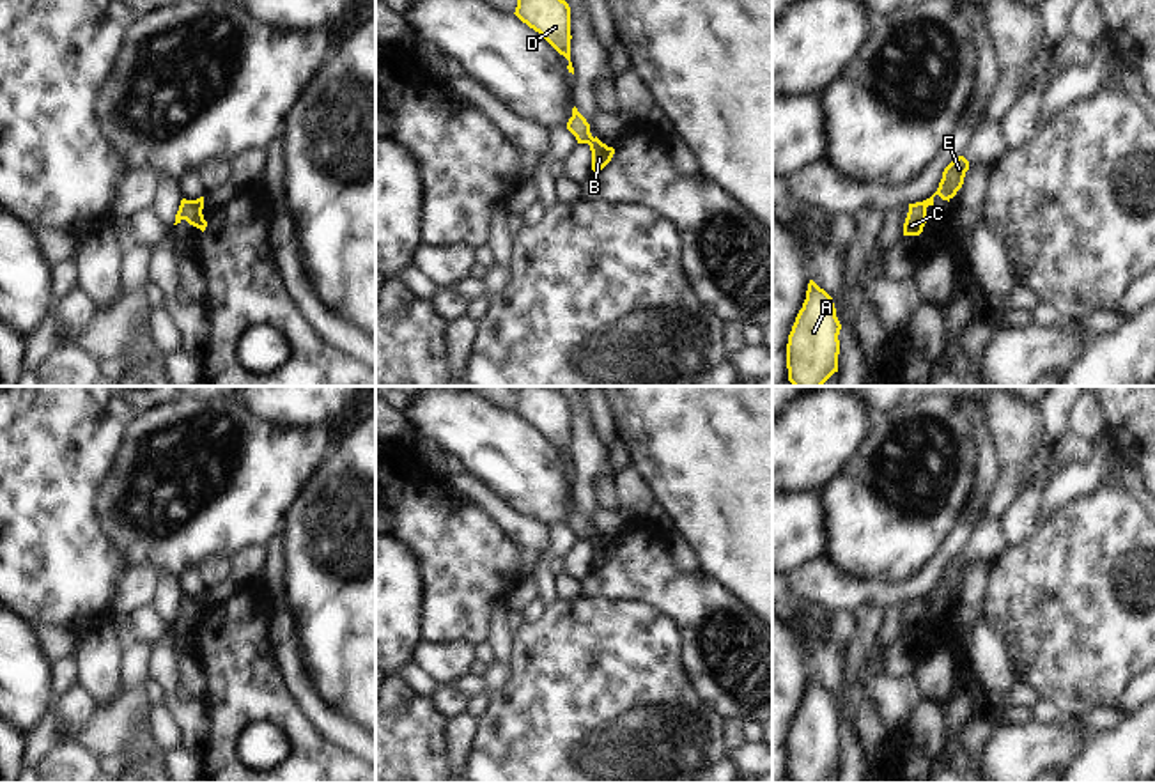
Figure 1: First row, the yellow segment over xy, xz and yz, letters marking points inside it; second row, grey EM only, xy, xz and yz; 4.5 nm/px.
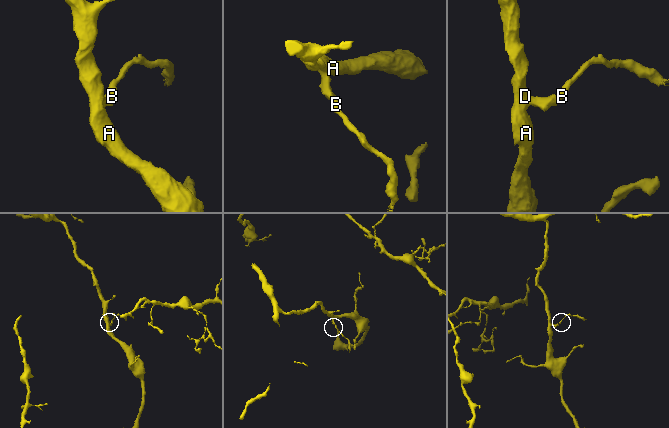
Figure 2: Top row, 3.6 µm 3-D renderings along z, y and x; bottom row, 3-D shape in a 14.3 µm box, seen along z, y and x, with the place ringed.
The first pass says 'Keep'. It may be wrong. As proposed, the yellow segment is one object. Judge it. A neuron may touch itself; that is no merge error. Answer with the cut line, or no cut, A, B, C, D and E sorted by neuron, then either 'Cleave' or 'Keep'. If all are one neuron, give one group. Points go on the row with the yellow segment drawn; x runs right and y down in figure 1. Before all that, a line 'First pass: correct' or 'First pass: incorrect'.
First pass: incorrect
Split along xz (594, 139), (589, 144). Groups: A C D / B E. Cleave

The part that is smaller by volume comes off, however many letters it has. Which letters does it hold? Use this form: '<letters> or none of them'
B, E

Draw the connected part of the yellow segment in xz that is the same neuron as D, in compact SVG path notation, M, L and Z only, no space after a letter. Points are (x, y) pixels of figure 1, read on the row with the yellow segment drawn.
M517 0L514 12L523 23L539 32L560 55L569 60L569 73L574 74L570 62L570 7L565 0Z

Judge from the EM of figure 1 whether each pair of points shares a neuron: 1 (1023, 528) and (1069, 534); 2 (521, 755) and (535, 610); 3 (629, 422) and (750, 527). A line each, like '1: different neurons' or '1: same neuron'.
1: different neurons
2: different neurons
3: same neuron

